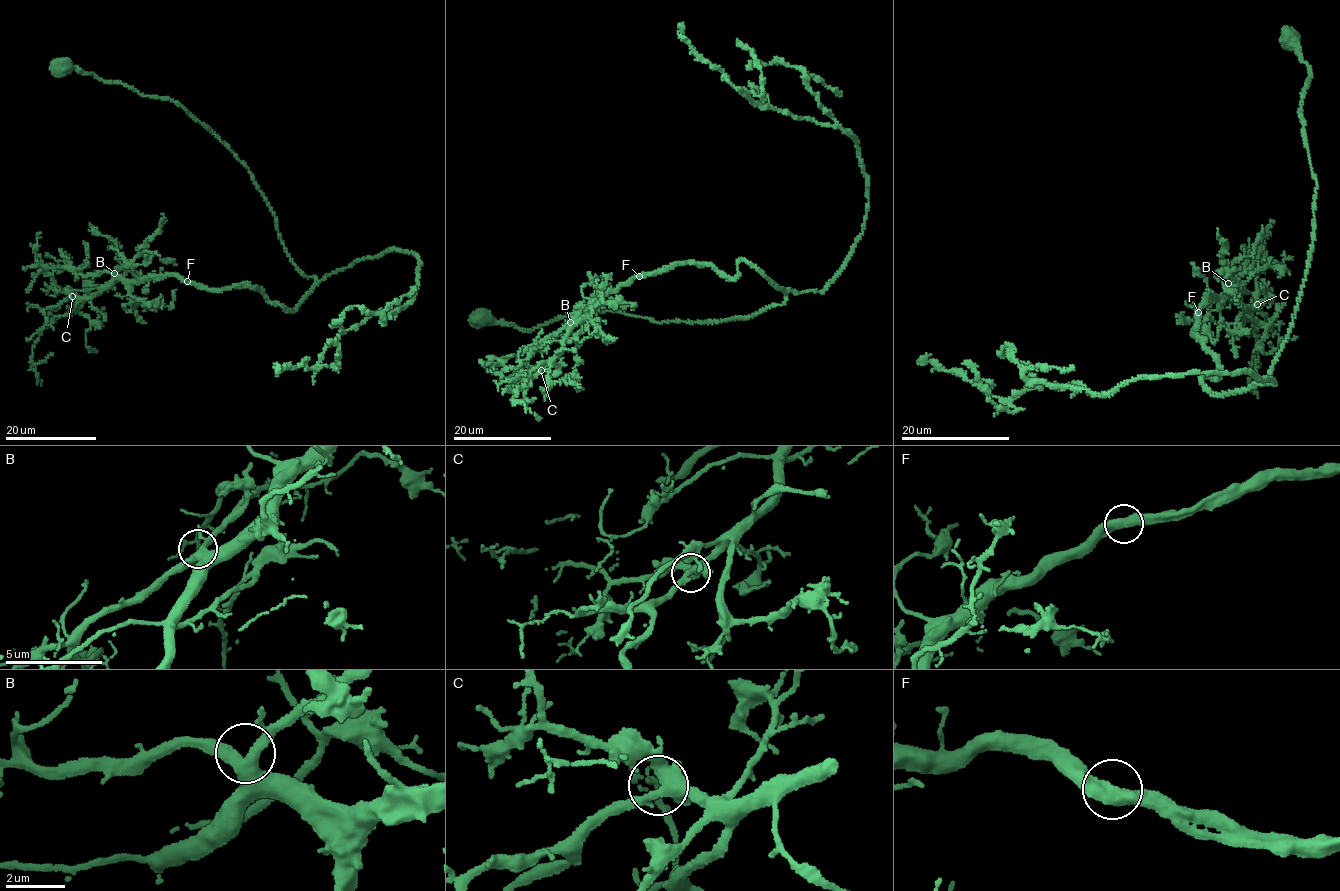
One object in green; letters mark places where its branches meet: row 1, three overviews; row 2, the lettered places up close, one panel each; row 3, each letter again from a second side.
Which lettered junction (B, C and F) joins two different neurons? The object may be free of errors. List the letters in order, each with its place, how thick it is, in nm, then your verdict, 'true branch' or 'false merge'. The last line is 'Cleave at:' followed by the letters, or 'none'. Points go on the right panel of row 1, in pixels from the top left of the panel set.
B: at (1228, 283); 360 nm thick; true branch
C: at (1257, 304); 440 nm thick; true branch
F: at (1198, 312); 500 nm thick; true branch
Cleave at: none

